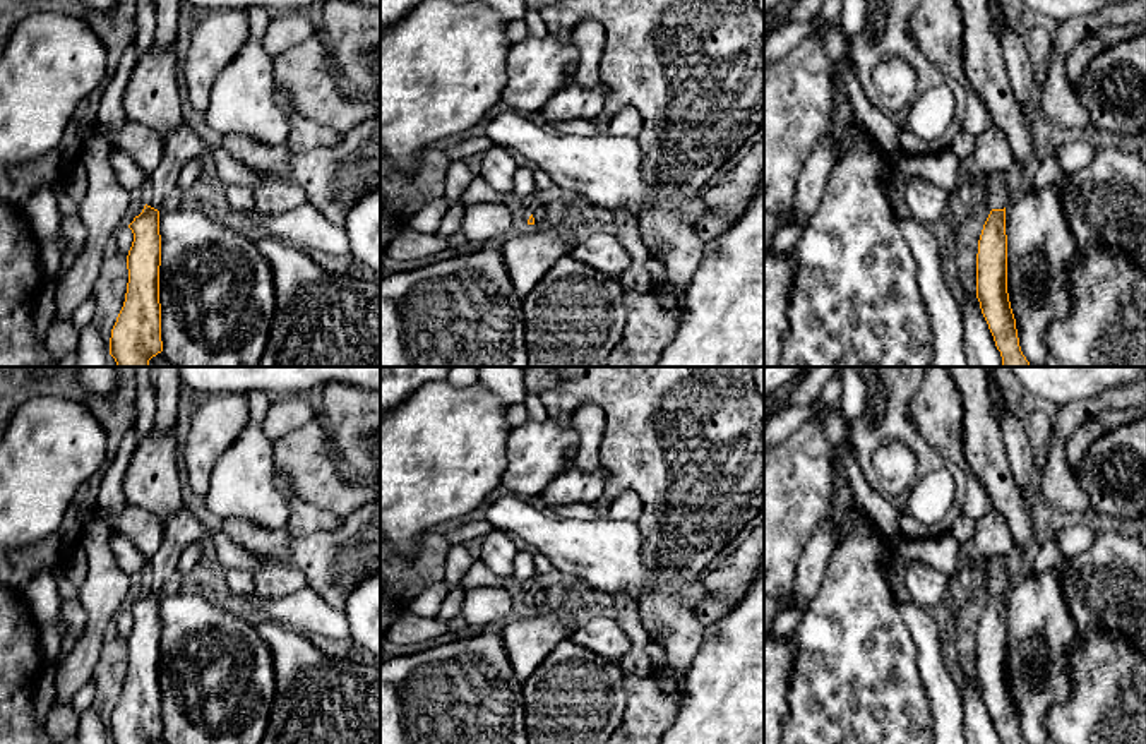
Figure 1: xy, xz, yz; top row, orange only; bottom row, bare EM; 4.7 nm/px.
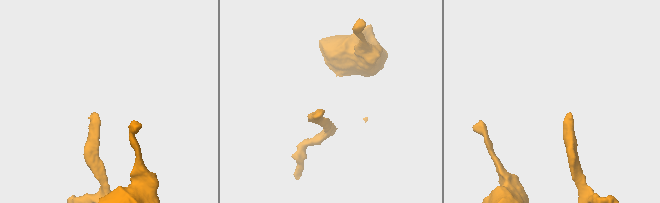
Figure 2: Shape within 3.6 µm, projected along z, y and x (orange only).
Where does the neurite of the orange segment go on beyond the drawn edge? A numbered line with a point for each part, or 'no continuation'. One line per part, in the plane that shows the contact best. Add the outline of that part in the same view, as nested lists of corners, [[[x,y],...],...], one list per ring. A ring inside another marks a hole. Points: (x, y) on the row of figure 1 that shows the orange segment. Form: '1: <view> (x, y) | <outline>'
1: yz (994, 184) | [[[992,171],[980,182],[987,195],[987,206],[992,209],[1004,209],[1007,206],[1006,171]]]

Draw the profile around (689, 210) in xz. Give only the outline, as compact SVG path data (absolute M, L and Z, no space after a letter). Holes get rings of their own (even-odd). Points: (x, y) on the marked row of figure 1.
M701 195L687 197L682 201L677 201L677 214L690 226L697 223L701 214L704 213L704 201Z

